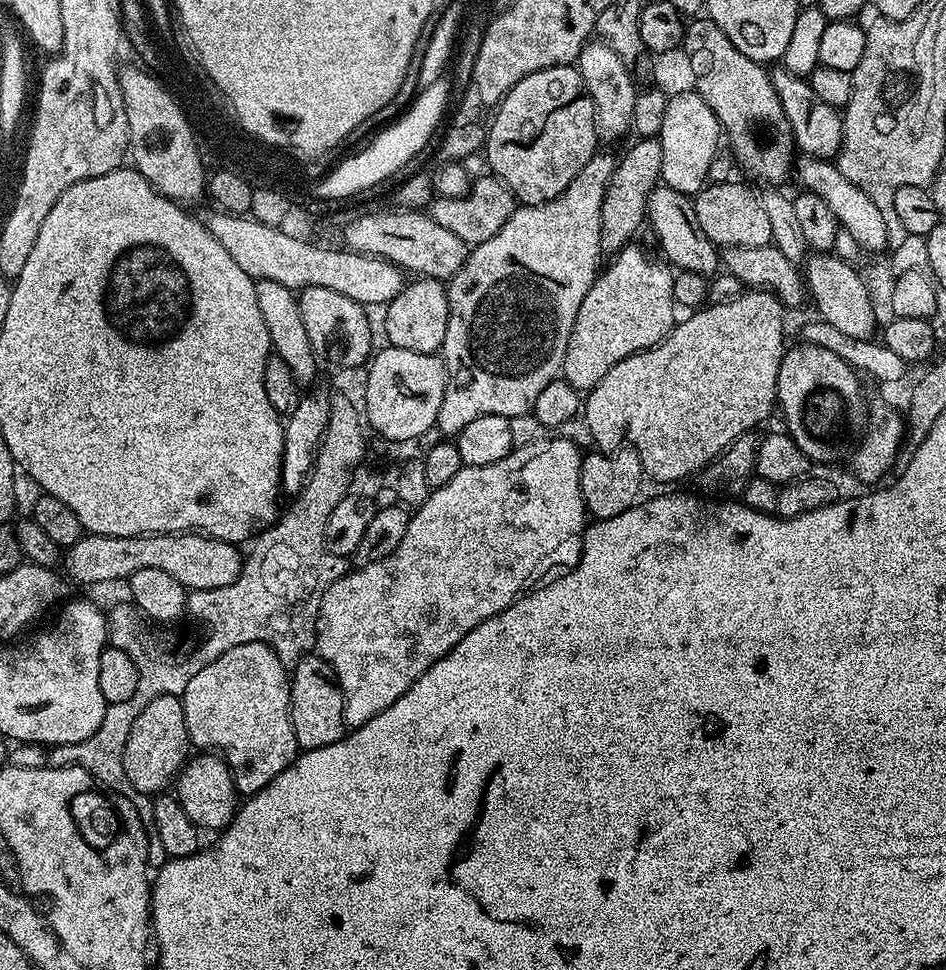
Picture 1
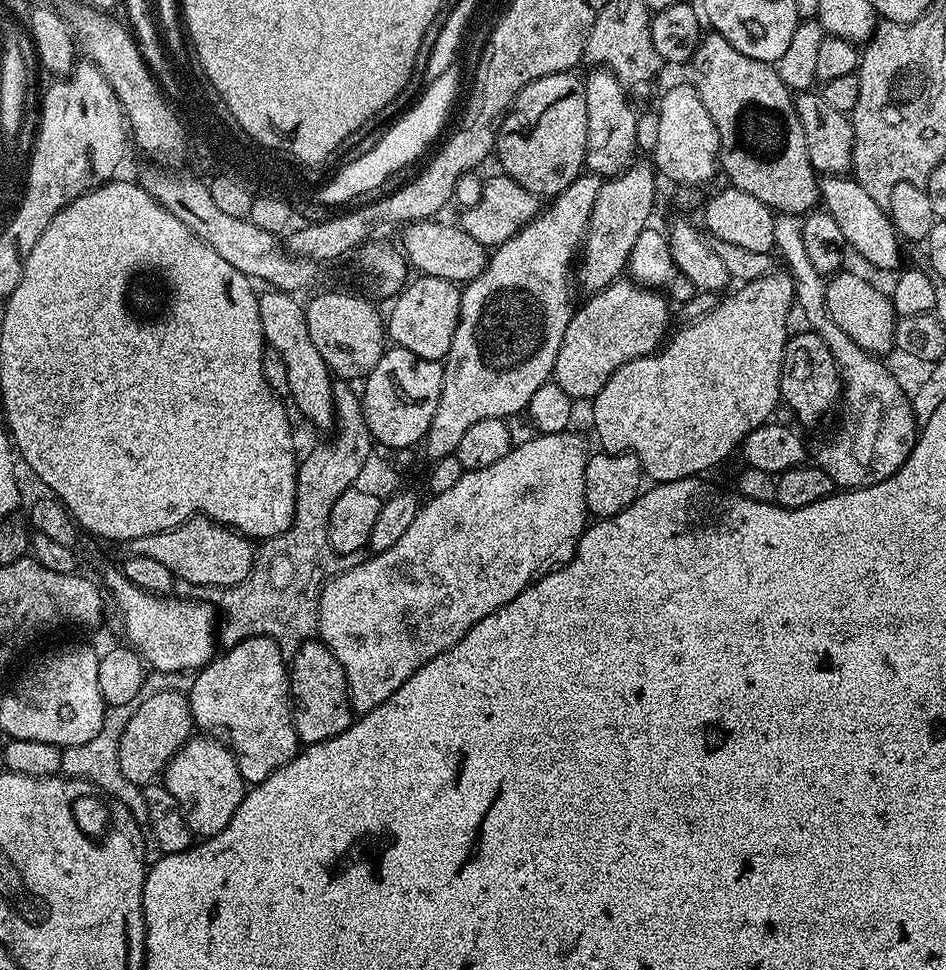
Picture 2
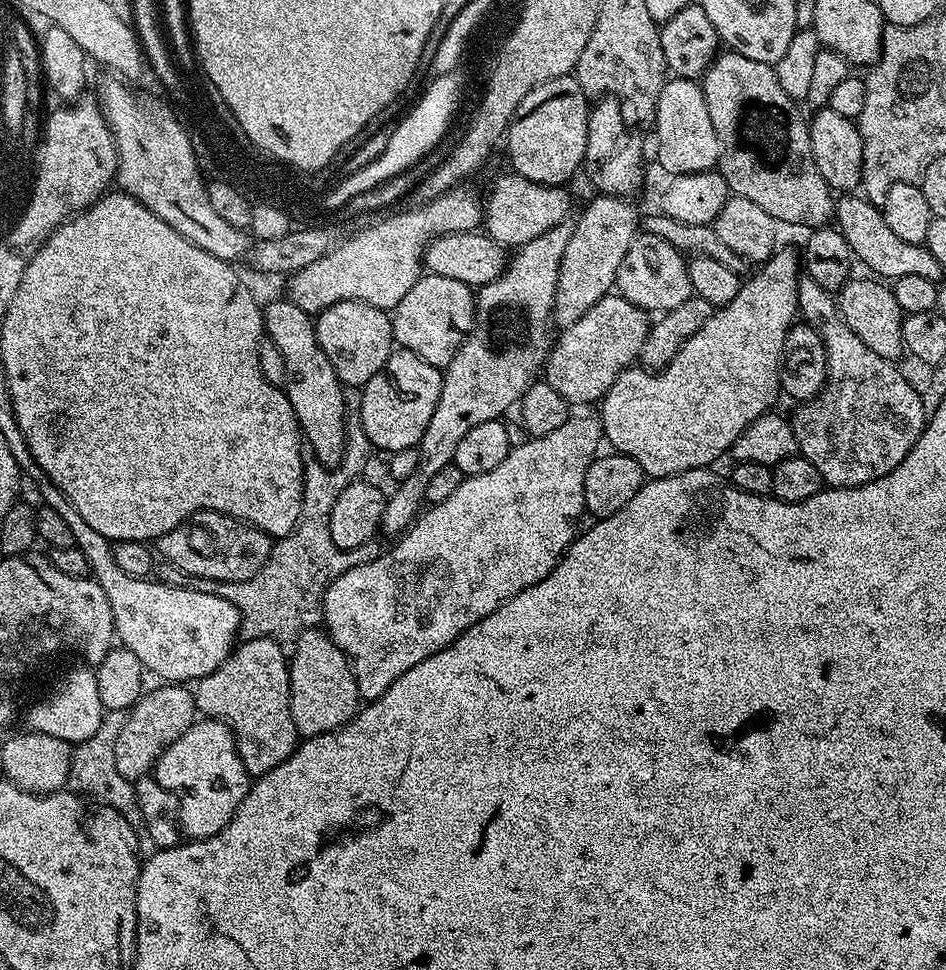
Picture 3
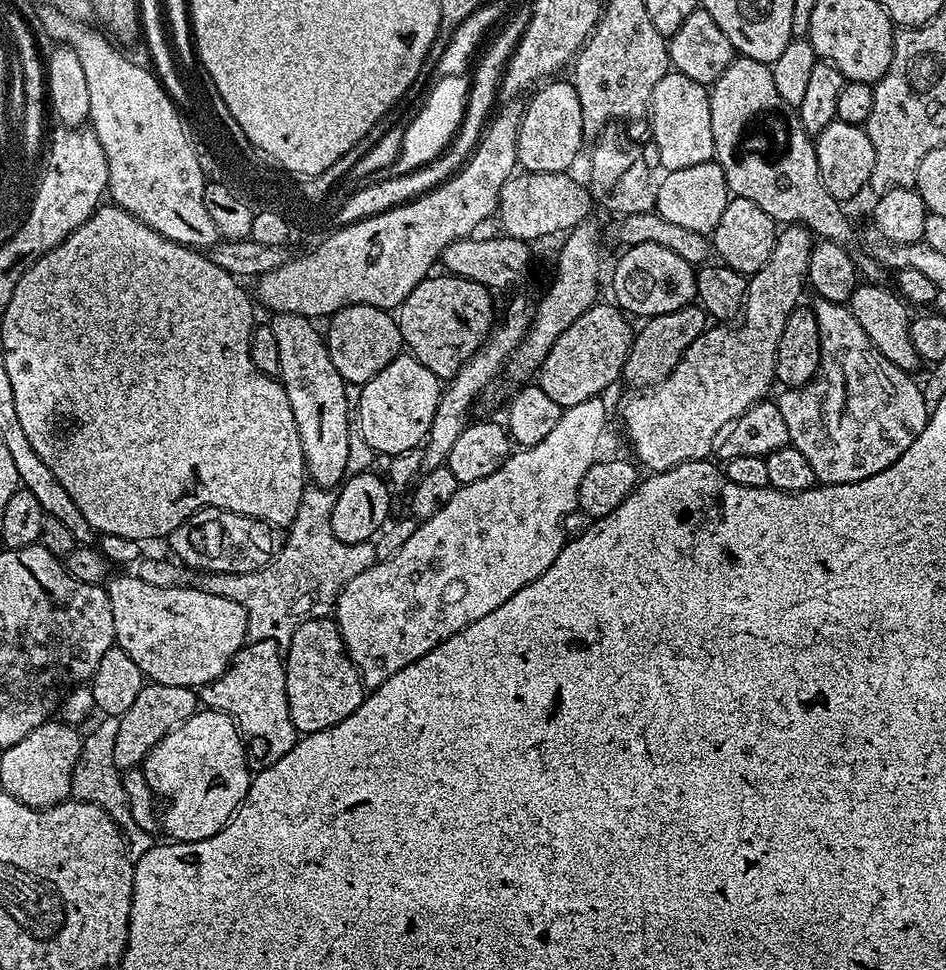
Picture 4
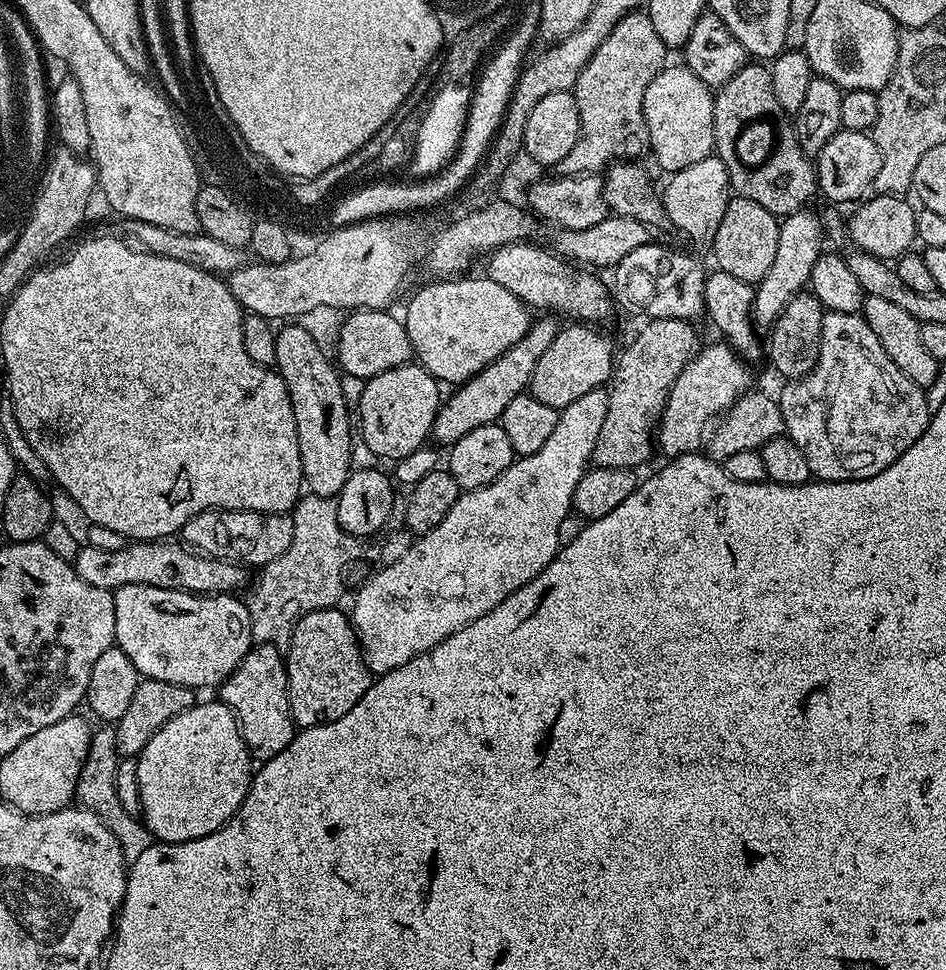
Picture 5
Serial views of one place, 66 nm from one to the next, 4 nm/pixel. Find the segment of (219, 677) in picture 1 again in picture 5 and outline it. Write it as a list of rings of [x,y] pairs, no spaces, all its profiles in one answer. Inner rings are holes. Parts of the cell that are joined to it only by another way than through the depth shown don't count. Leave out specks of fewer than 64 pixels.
[[[257,643],[219,685],[219,692],[219,703],[236,715],[244,745],[253,761],[263,762],[286,750],[294,735],[294,725],[288,701],[288,666],[281,649],[273,644]]]

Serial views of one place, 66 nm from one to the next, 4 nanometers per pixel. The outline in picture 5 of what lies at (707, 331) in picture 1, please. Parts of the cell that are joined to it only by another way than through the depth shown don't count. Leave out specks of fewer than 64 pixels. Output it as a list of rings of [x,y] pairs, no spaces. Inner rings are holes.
[[[801,210],[780,220],[778,251],[774,253],[774,263],[766,273],[766,278],[760,280],[752,303],[752,315],[761,329],[762,327],[764,330],[771,329],[776,319],[782,314],[782,310],[786,310],[786,306],[790,306],[792,299],[801,295],[809,287],[814,262],[818,262],[818,258],[825,251],[825,221],[819,220],[814,213],[807,211]],[[719,343],[708,344],[705,348],[703,345],[682,374],[678,374],[678,382],[674,382],[670,390],[658,425],[658,448],[665,452],[665,457],[697,451],[713,421],[723,417],[728,407],[753,387],[752,372],[748,369],[751,367],[727,343]]]

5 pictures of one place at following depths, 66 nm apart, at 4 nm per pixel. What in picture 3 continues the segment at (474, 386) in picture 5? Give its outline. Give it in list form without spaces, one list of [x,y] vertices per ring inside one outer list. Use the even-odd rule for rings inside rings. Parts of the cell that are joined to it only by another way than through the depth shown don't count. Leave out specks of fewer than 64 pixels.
[[[601,194],[594,197],[583,210],[575,228],[573,226],[571,229],[559,264],[552,315],[553,323],[560,328],[573,325],[602,297],[611,293],[615,287],[618,266],[638,230],[638,216],[636,220],[636,210],[629,199]]]

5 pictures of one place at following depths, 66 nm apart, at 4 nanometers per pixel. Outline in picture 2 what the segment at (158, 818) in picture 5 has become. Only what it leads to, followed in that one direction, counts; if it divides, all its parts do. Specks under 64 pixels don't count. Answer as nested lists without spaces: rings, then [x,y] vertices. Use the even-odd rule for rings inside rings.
[[[204,734],[193,735],[174,754],[162,773],[164,787],[178,798],[190,830],[197,837],[218,834],[234,818],[234,810],[244,800],[246,785],[236,765],[236,758],[227,744]]]

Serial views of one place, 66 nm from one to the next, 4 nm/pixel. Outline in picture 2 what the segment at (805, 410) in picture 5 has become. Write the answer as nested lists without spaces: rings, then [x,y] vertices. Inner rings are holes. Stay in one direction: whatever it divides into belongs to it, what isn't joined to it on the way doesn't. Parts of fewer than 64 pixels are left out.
[[[777,215],[774,242],[784,259],[783,267],[794,282],[795,307],[804,315],[804,320],[808,323],[805,325],[818,333],[826,346],[830,346],[830,354],[834,354],[836,365],[840,368],[844,421],[840,424],[840,433],[814,452],[815,463],[826,470],[826,474],[830,474],[837,489],[868,488],[895,474],[916,445],[918,425],[909,393],[904,393],[903,386],[892,377],[891,370],[884,365],[885,361],[881,357],[862,350],[862,346],[842,334],[838,322],[830,318],[826,310],[826,280],[818,270],[814,270],[810,257],[806,254],[806,246],[802,243],[801,217]]]

